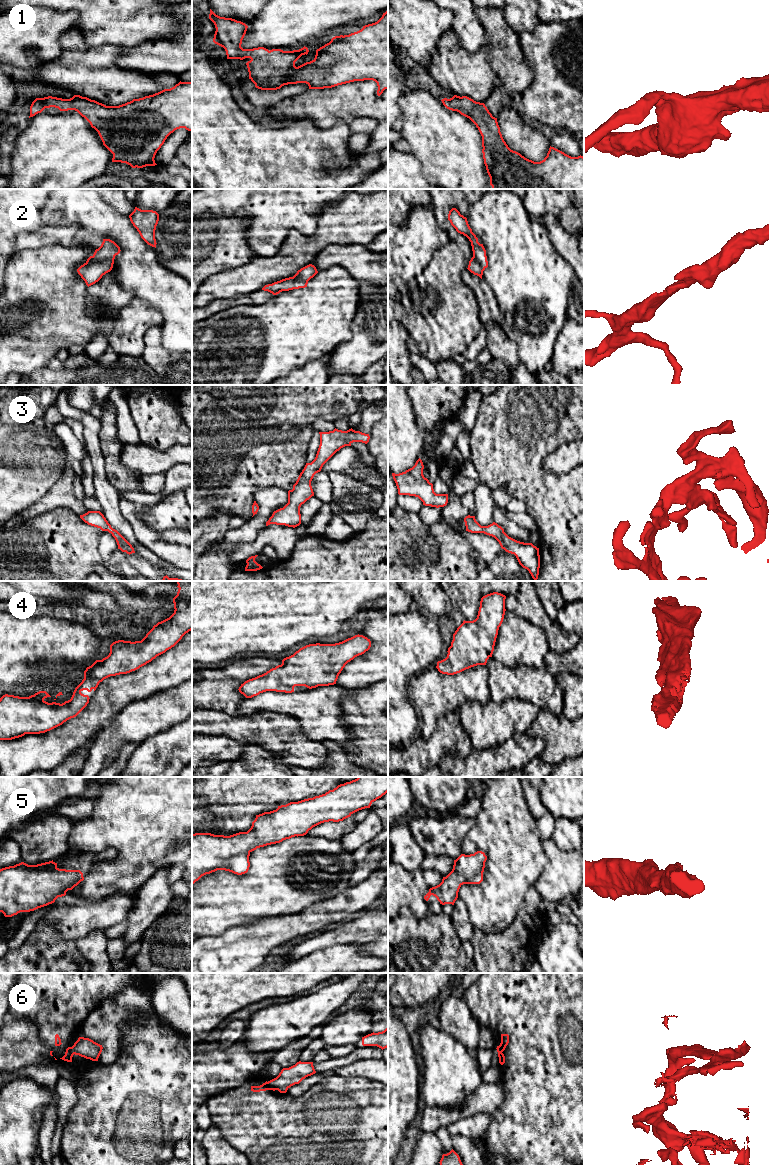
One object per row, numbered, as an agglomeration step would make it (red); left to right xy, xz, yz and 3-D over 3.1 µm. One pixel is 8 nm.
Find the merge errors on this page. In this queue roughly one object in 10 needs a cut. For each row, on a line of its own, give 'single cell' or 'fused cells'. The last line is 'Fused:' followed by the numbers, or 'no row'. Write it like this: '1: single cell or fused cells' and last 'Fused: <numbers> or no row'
1: single cell
2: single cell
3: single cell
4: single cell
5: single cell
6: fused cells
Fused: 6

